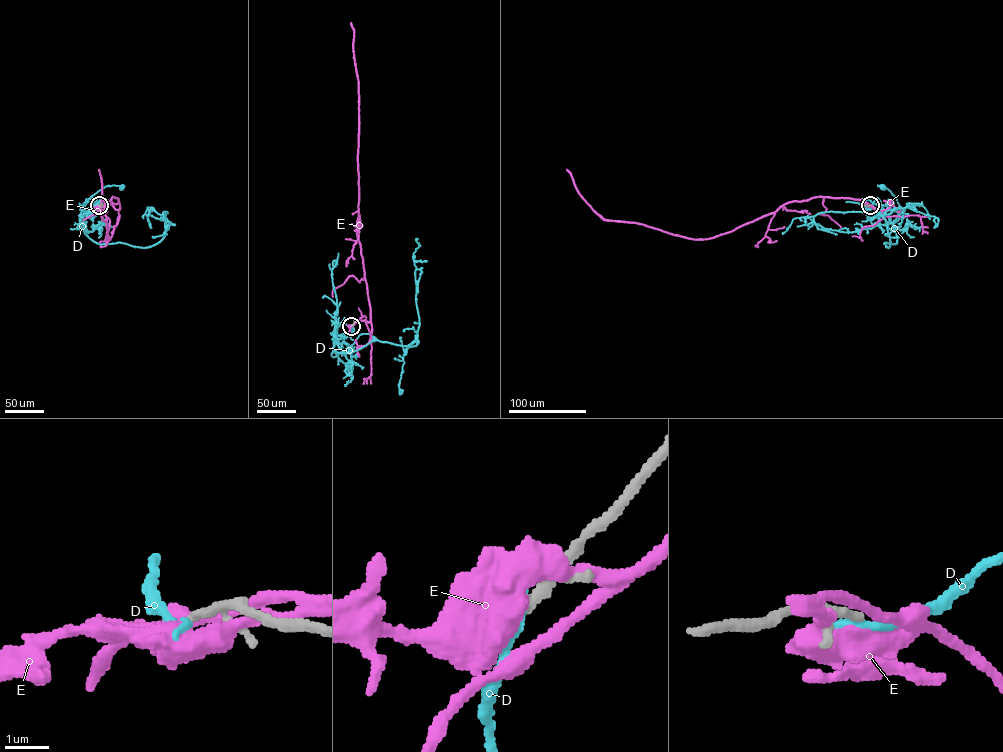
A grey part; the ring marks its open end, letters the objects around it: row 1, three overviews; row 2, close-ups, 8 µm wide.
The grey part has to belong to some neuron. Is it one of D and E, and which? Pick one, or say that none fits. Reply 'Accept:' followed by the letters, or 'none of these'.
Accept: none of these

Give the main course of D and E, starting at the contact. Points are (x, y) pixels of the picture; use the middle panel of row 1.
D: (351, 326), (349, 335), (336, 340), (332, 357), (351, 345), (359, 335), (370, 334), (373, 338)
E: (351, 326), (359, 320), (370, 322), (357, 230), (359, 97), (351, 23)

